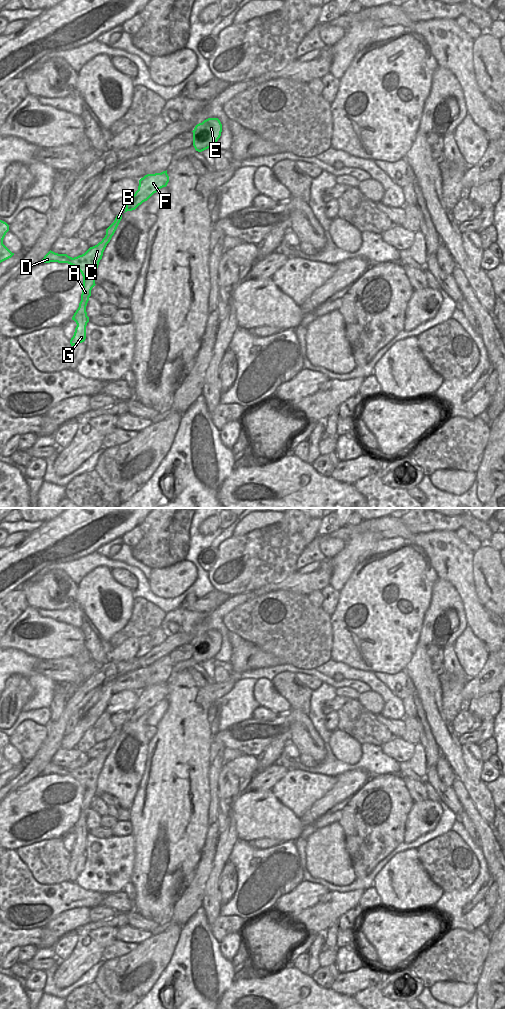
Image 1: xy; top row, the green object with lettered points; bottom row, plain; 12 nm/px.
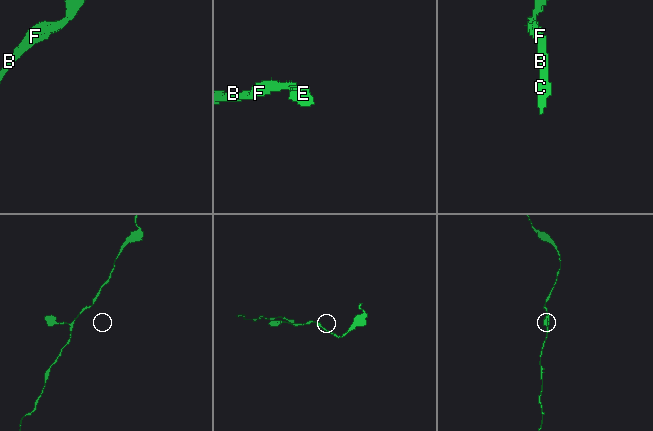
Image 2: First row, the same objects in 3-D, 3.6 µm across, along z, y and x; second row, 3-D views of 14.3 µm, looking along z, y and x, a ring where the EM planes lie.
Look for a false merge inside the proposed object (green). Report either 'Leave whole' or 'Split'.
Leave whole.

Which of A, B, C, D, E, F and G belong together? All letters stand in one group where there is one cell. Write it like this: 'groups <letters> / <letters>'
groups A B C D E F G

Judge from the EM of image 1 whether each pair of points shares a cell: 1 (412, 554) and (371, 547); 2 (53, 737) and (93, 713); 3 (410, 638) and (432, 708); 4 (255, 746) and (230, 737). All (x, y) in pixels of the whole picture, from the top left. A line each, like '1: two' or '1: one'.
1: two
2: two
3: two
4: one

